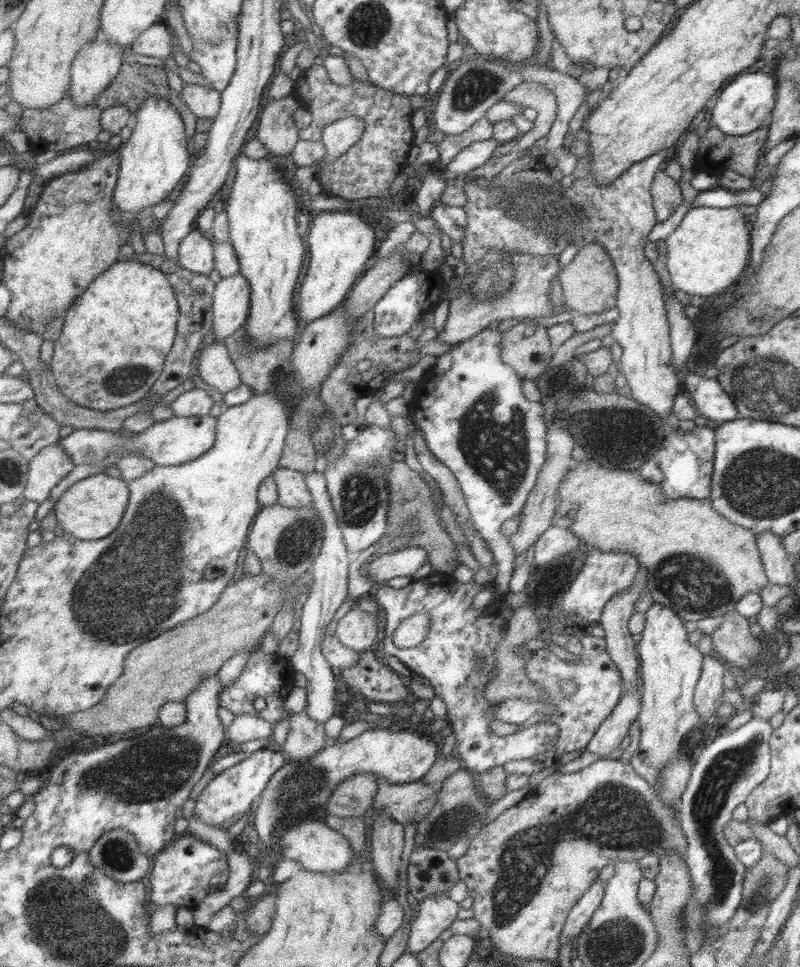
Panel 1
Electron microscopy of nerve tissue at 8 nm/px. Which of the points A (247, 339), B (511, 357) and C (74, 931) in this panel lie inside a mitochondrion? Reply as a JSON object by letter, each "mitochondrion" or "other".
{"A":"other","B":"other","C":"mitochondrion"}

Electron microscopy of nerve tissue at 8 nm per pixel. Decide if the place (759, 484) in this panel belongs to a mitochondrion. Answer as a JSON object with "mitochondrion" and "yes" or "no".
{"mitochondrion":"yes"}

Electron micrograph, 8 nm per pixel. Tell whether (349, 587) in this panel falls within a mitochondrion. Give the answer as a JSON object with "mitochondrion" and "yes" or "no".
{"mitochondrion":"no"}

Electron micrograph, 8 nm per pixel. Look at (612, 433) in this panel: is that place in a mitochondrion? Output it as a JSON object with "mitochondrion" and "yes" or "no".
{"mitochondrion":"yes"}

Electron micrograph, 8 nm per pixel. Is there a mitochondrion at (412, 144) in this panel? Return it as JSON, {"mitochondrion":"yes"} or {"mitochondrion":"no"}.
{"mitochondrion":"no"}

